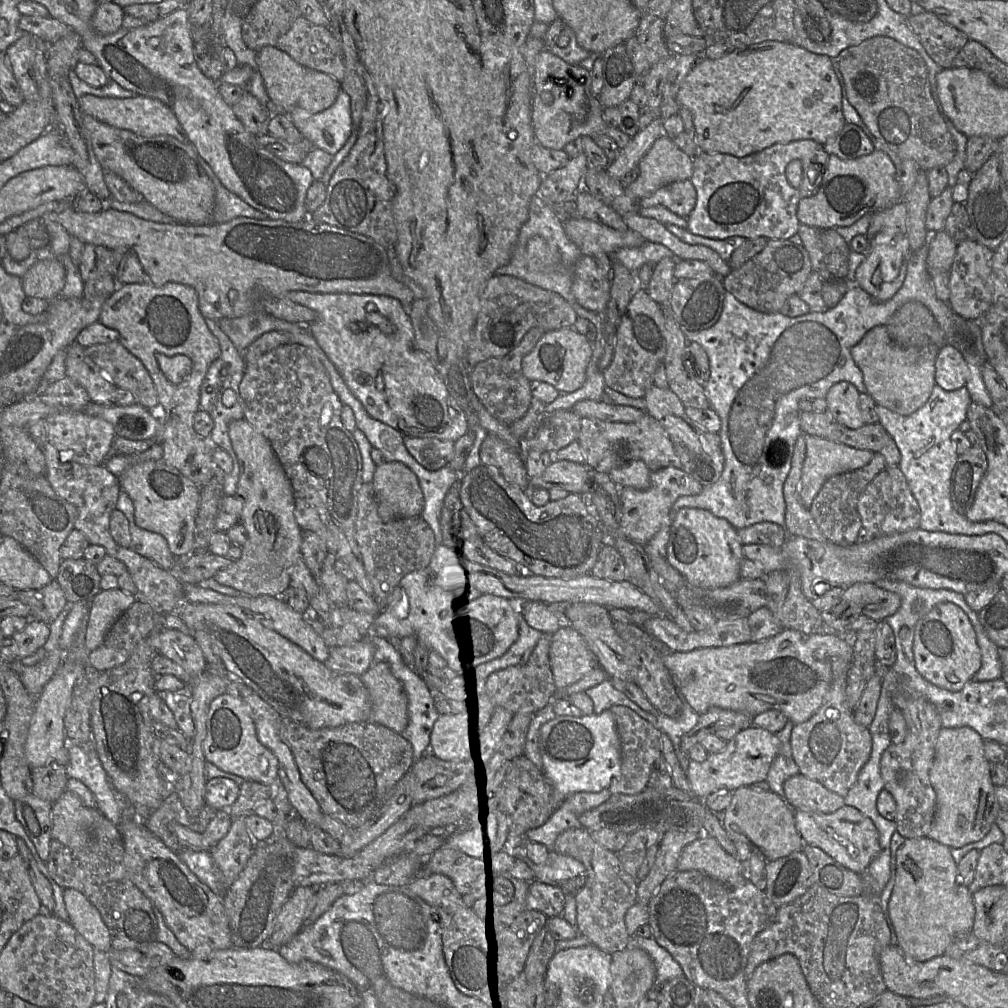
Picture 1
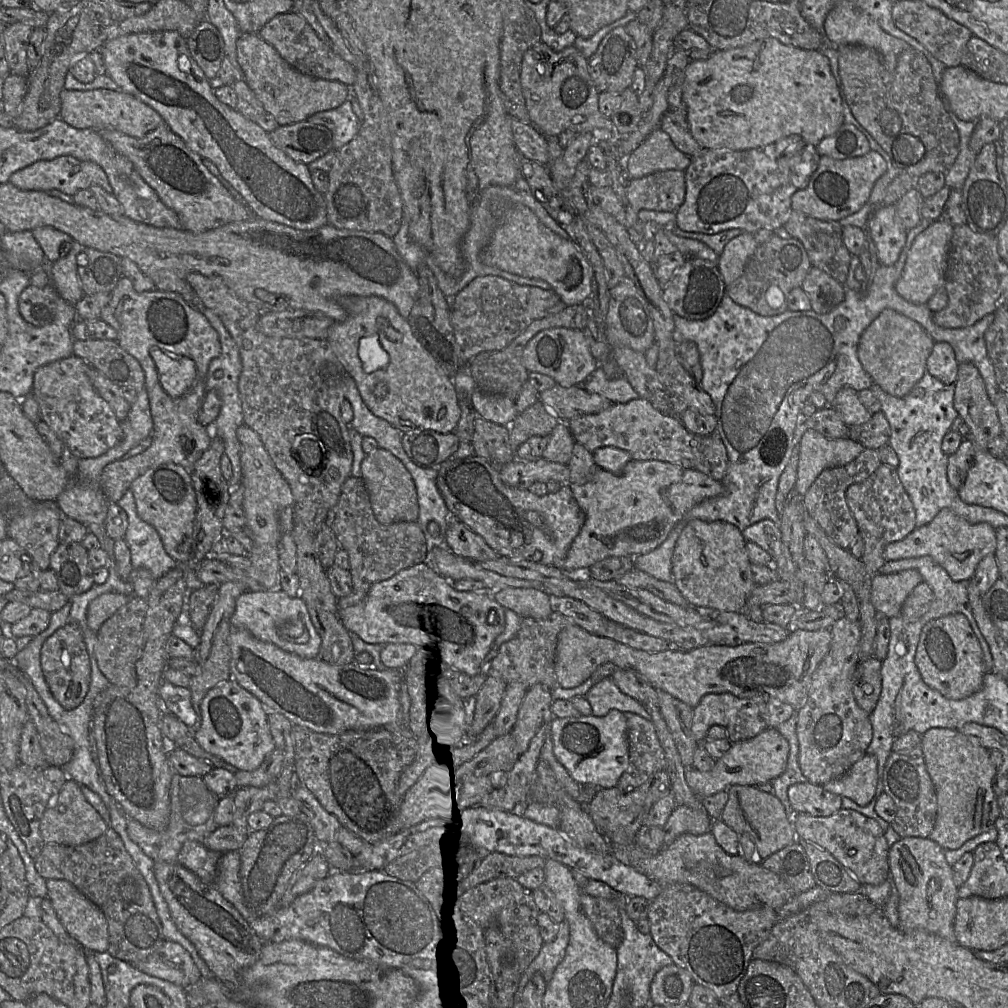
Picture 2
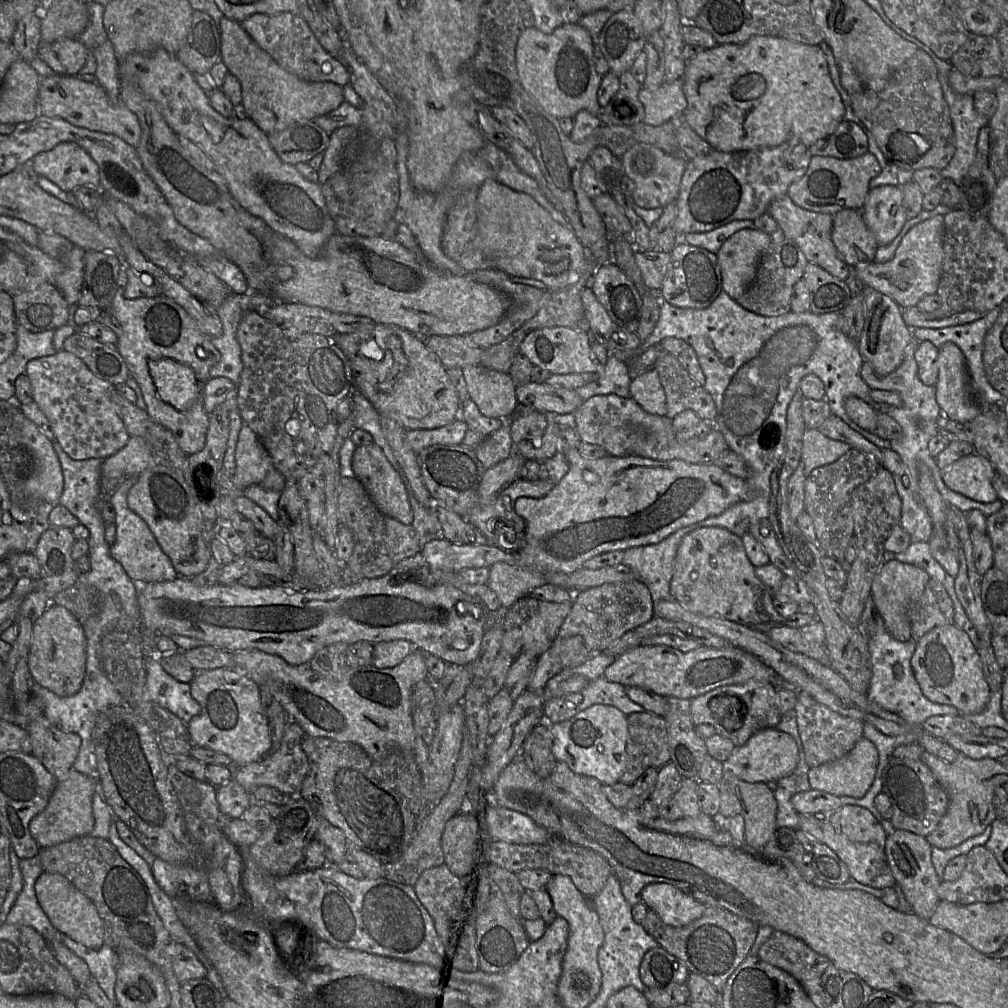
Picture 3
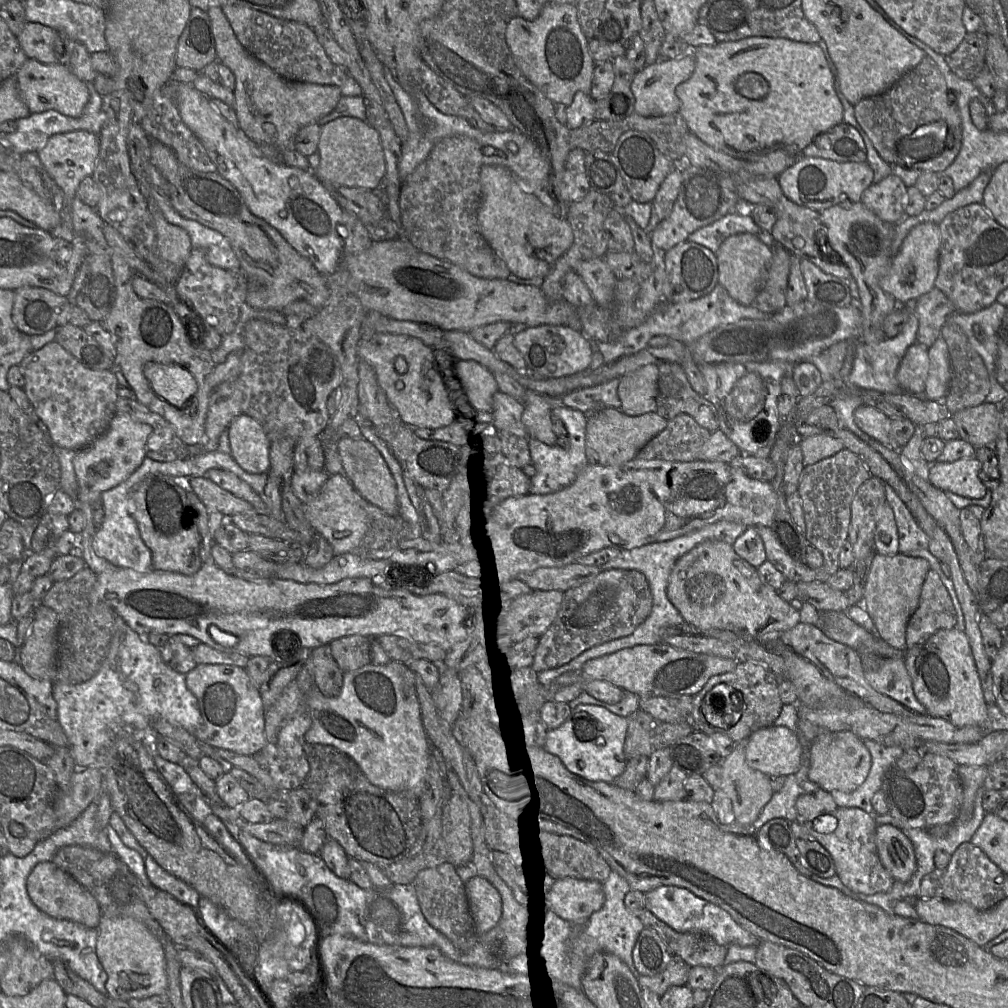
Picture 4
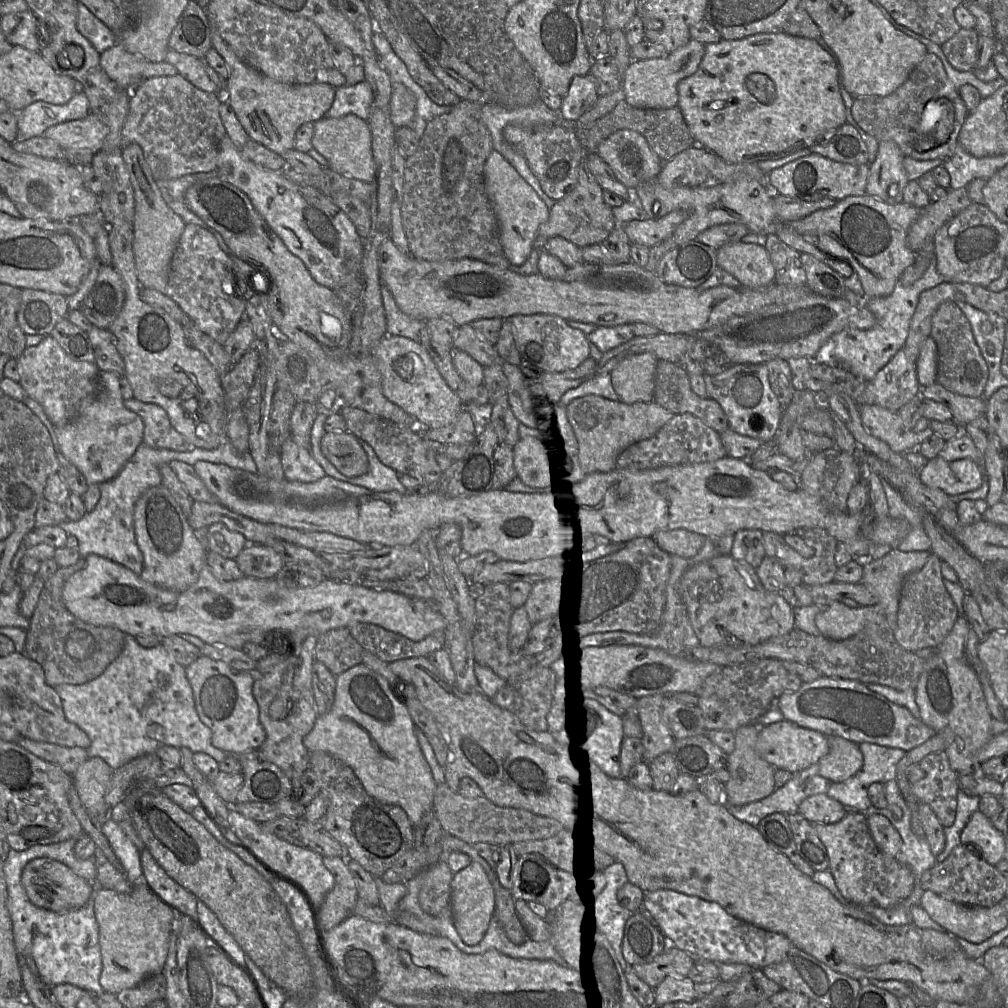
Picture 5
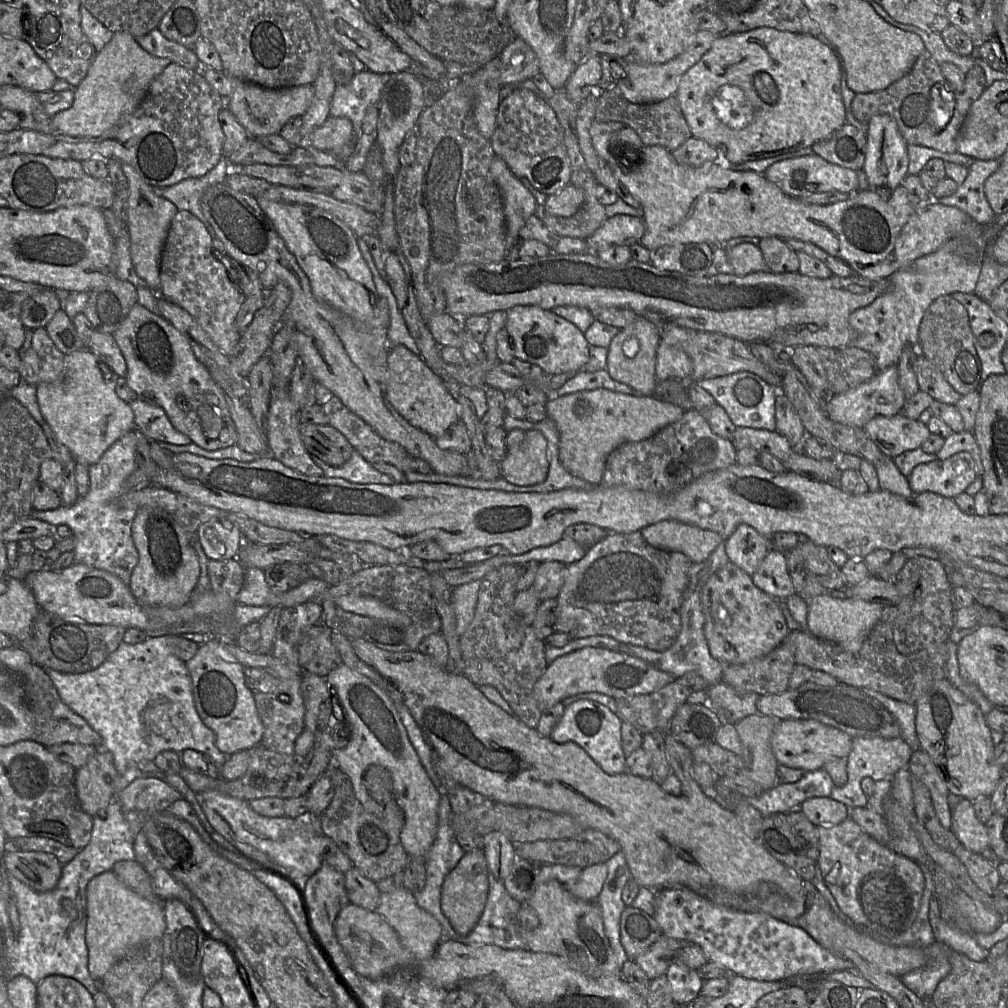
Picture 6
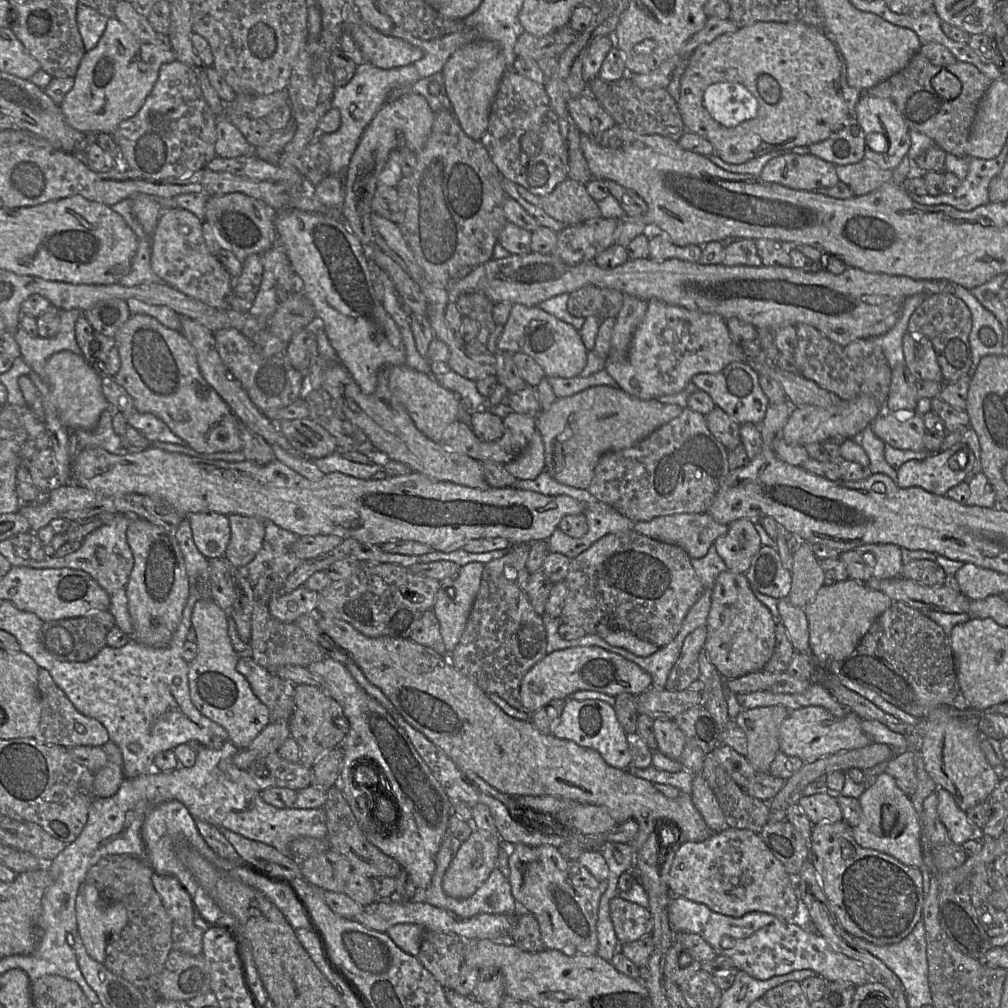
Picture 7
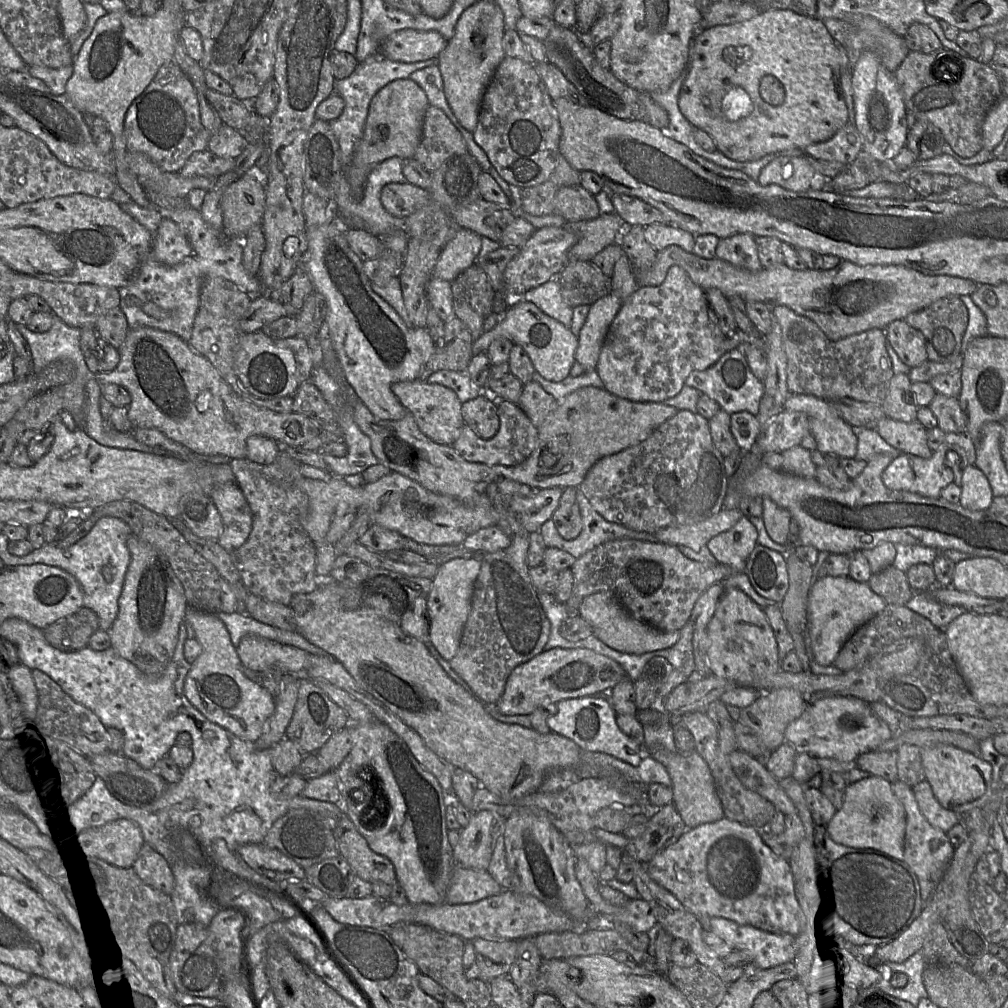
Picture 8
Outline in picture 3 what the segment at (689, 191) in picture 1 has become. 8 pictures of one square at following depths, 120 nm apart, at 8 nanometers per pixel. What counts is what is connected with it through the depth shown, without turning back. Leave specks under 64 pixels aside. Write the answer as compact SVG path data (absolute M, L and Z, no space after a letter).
M640 143L630 147L620 161L624 173L634 182L632 199L635 205L645 209L664 208L676 201L687 161L682 155L670 155L658 147Z

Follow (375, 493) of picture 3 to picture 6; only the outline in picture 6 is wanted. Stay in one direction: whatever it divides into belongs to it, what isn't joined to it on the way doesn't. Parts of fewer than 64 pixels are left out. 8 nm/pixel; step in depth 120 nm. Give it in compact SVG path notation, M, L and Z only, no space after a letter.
M300 424L300 435L310 455L333 467L345 464L354 451L346 437L330 425Z

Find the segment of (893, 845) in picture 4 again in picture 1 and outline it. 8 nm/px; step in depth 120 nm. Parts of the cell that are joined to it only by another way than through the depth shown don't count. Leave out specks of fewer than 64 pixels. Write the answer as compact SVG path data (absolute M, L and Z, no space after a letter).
M928 837L906 839L896 853L896 882L888 905L889 916L896 932L896 945L913 962L925 962L943 955L957 938L972 931L975 906L973 894L960 881L957 864L950 848Z

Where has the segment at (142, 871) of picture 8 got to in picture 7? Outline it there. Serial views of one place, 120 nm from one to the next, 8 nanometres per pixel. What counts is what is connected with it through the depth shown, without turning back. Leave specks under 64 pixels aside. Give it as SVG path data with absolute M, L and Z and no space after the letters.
M153 873L152 883L172 921L172 950L191 956L202 954L205 927L189 893L173 876Z

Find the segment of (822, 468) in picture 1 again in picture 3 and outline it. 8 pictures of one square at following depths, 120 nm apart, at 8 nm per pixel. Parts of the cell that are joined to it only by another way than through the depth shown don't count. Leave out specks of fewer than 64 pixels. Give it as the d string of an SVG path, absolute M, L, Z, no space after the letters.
M806 429L801 454L805 477L815 468L835 462L849 449L851 446L847 443L833 440L818 429Z

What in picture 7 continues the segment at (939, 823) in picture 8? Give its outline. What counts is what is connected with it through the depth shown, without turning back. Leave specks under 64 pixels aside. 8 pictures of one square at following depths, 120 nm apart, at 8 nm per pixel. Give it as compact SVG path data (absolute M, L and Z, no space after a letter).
M938 787L935 791L938 797L938 816L947 829L950 841L961 846L970 839L979 838L980 830L977 830L971 824L966 813L959 808L952 794Z

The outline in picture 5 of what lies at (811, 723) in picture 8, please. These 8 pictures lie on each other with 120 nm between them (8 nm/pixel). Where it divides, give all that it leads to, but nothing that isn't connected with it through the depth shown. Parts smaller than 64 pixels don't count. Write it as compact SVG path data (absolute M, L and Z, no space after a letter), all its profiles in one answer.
M782 720L760 726L756 751L775 768L796 773L818 763L829 752L829 741L826 735L818 731Z

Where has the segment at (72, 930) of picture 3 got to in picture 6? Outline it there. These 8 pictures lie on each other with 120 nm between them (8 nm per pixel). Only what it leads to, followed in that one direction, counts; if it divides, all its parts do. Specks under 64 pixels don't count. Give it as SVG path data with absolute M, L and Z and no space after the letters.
M5 851L4 862L8 873L38 892L54 889L63 868L56 856L41 851Z

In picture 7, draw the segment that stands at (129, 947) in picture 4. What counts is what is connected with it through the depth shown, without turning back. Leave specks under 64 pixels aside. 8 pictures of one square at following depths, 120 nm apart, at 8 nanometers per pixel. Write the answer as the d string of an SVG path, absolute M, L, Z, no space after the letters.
M83 883L76 898L76 917L78 933L87 953L96 962L104 963L110 936L127 924L125 906L107 901L94 885Z

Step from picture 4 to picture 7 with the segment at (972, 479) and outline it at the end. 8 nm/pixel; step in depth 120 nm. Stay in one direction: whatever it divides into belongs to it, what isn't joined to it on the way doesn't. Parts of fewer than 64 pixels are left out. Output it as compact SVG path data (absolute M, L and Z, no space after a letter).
M958 443L944 451L930 453L923 460L909 460L897 471L896 484L901 488L921 487L940 496L963 481L968 481L973 469L974 453Z

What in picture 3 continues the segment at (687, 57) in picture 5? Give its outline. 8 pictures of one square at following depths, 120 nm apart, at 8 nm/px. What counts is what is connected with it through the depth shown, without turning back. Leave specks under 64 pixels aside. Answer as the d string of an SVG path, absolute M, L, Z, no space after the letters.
M684 76L673 82L664 82L654 90L641 87L638 97L644 106L643 122L659 126L683 114L687 107L683 83Z

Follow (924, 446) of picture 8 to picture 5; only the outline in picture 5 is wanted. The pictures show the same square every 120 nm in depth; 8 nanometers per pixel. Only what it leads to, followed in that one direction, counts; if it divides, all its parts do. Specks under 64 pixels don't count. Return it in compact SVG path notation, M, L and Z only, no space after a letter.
M860 405L859 412L868 433L887 443L896 453L907 453L934 434L930 426L919 433L906 429L898 412L878 405Z

